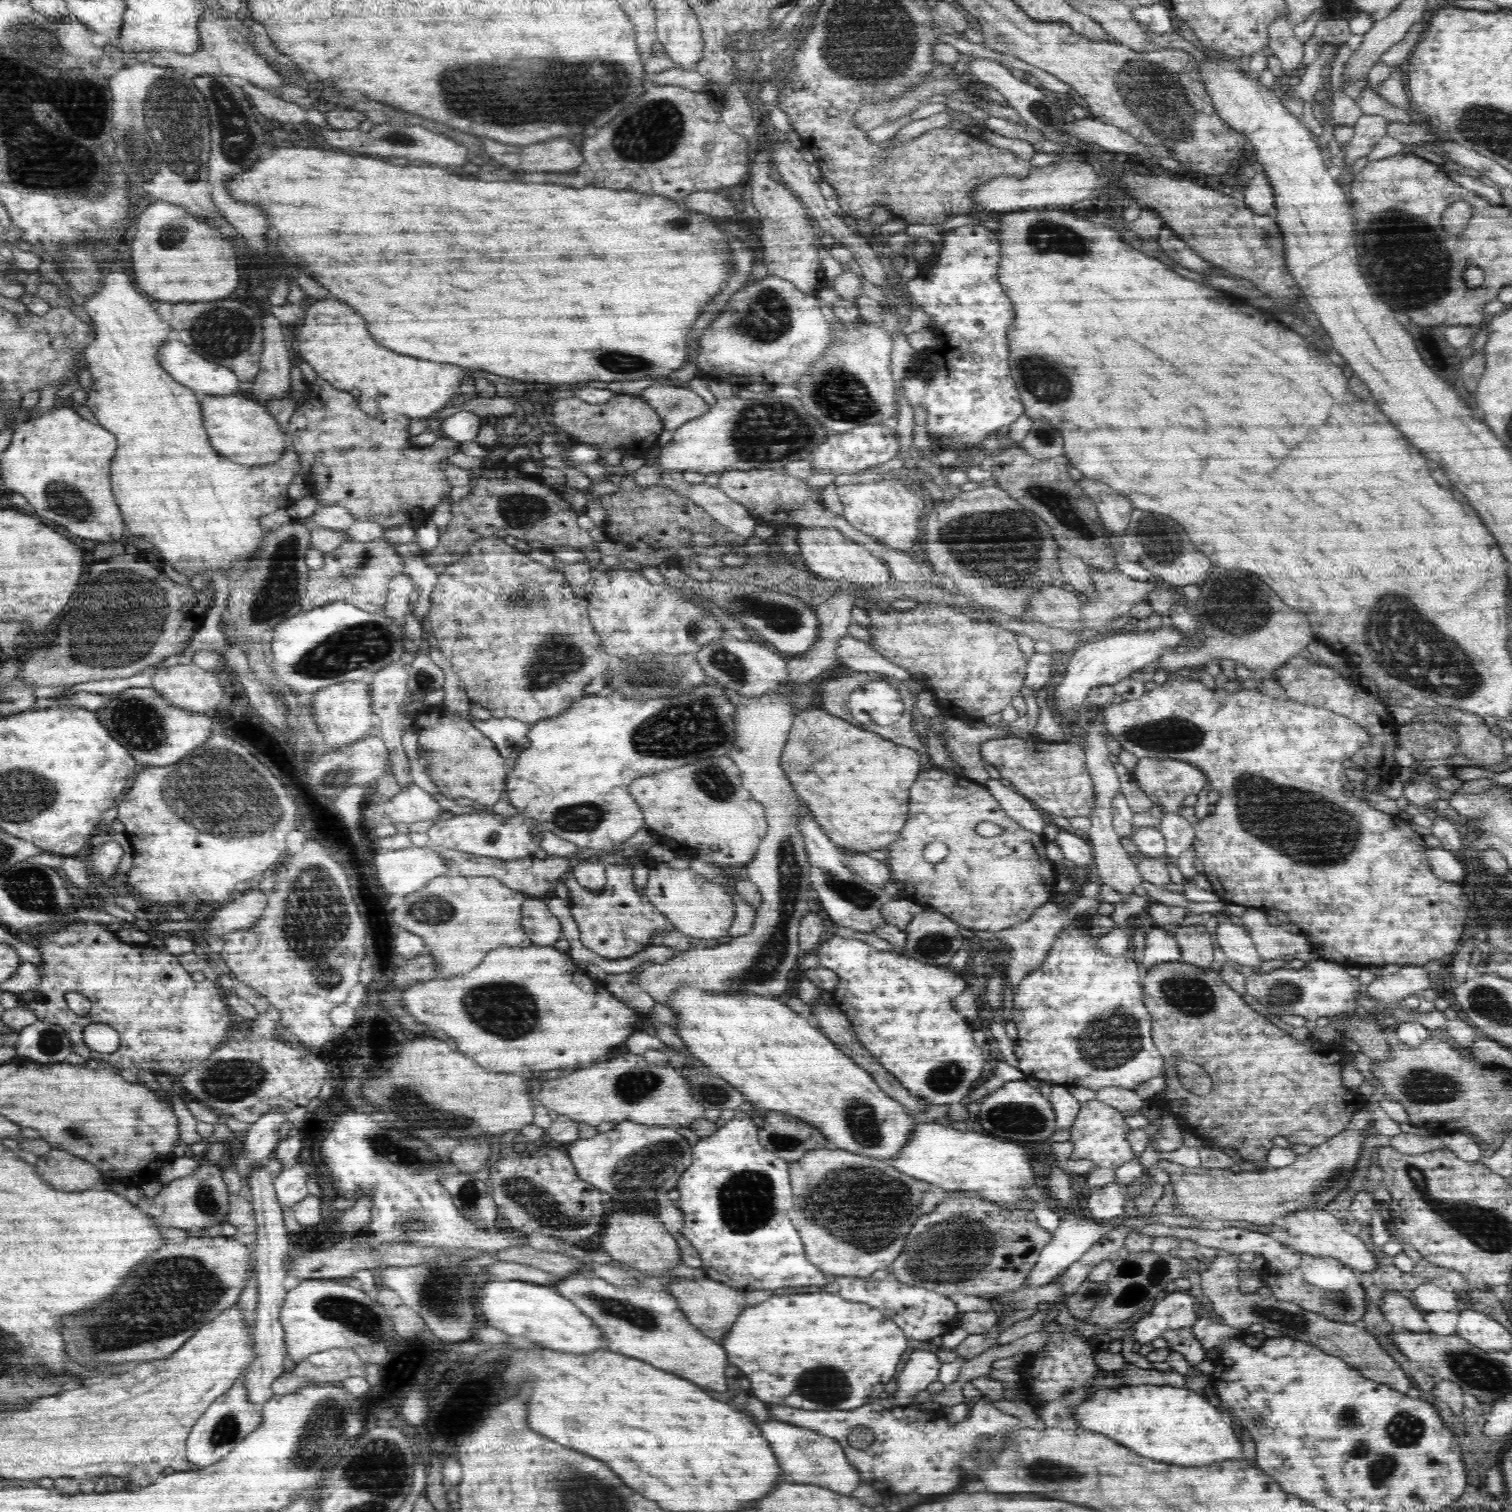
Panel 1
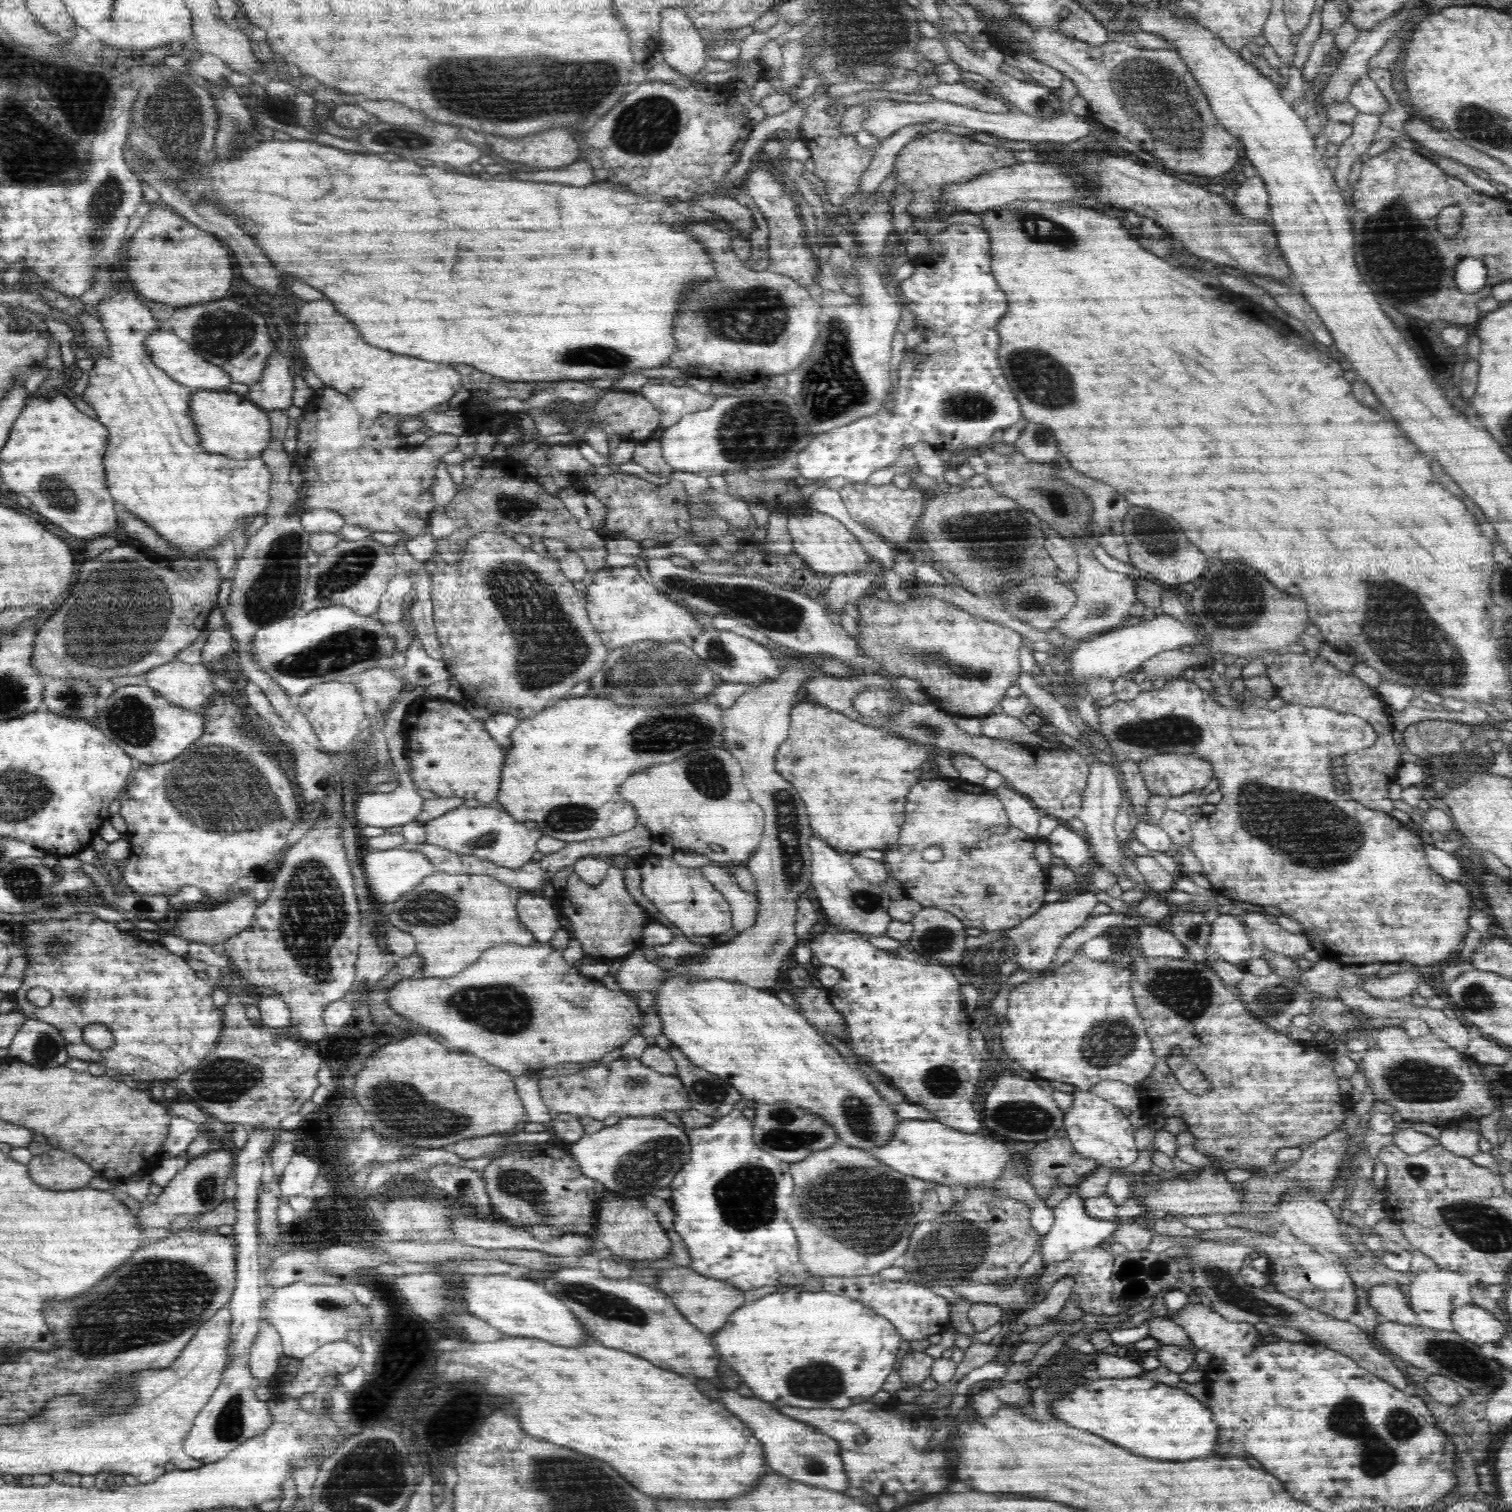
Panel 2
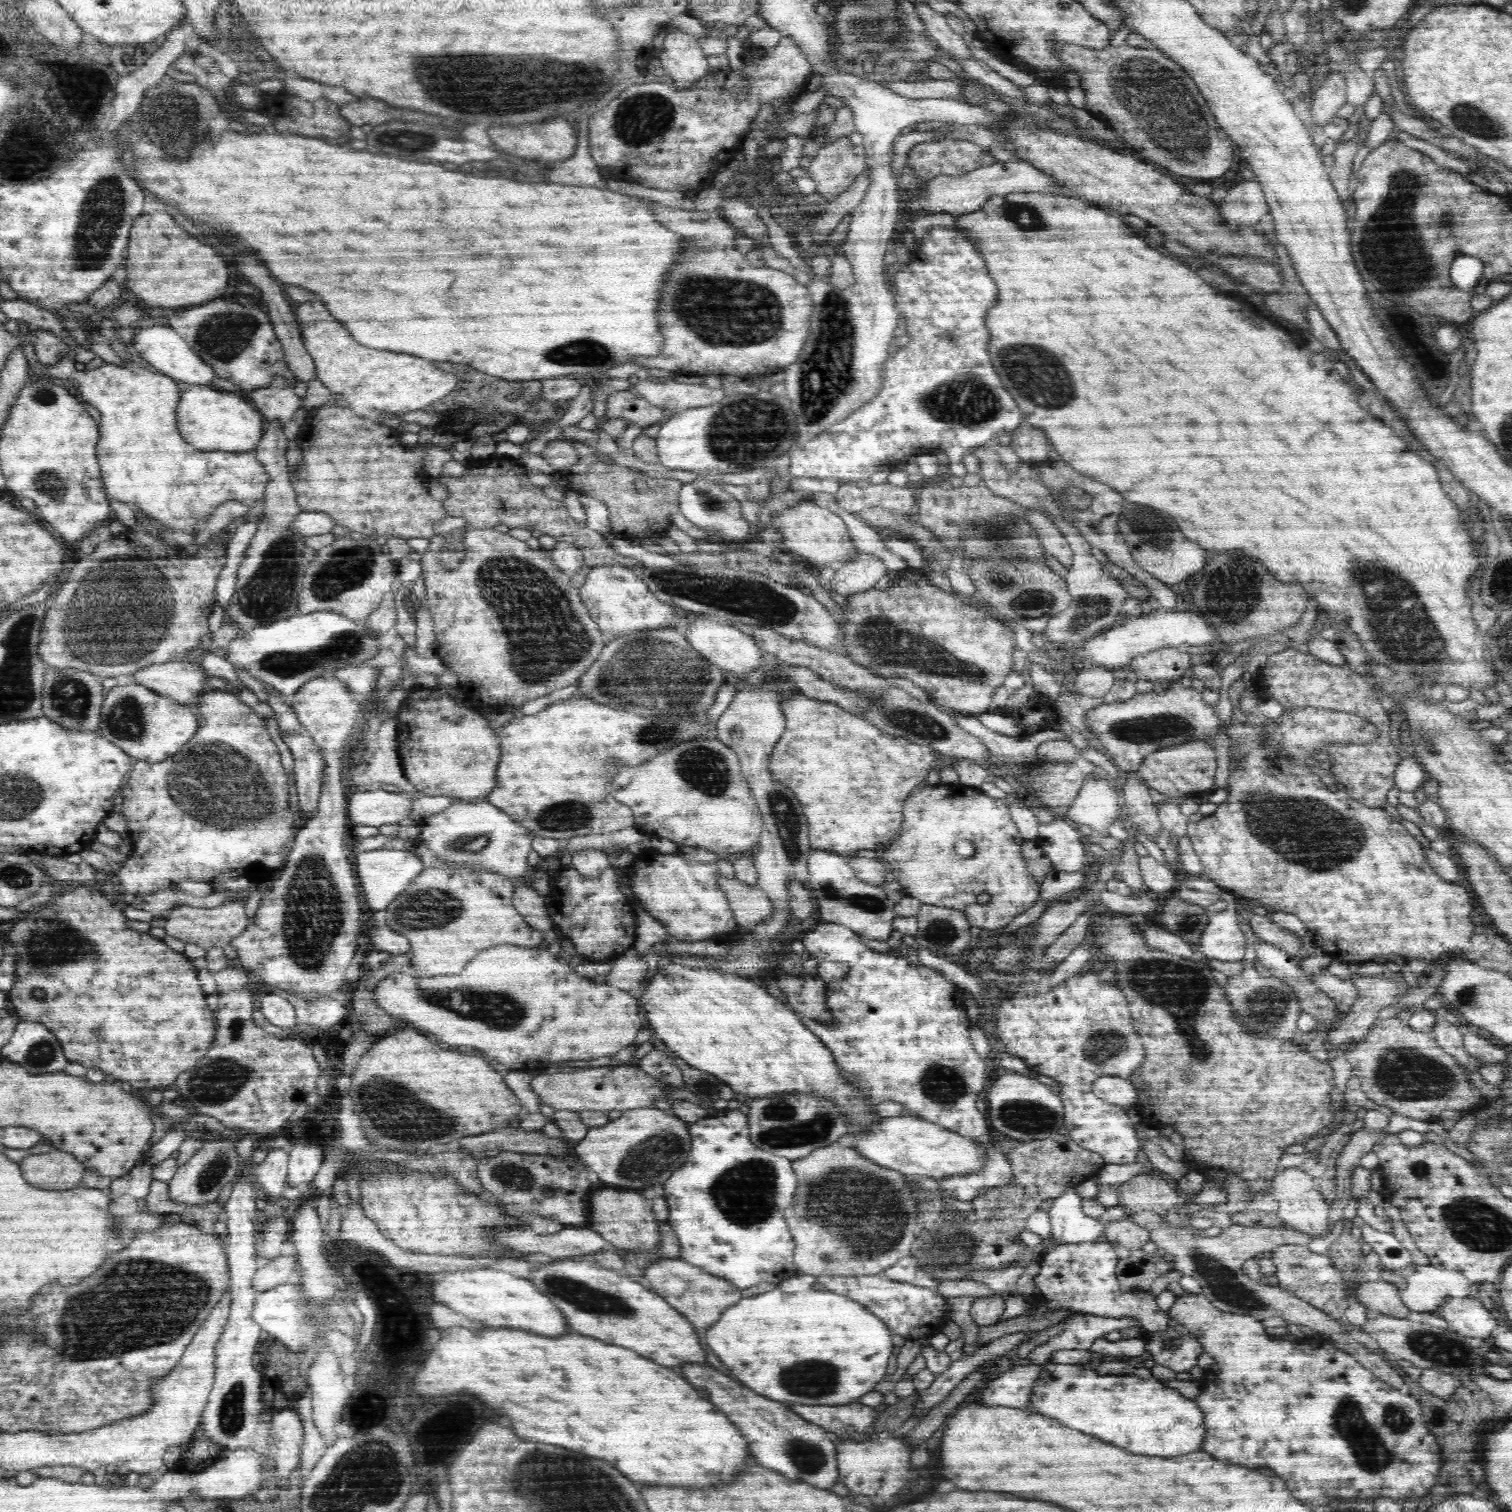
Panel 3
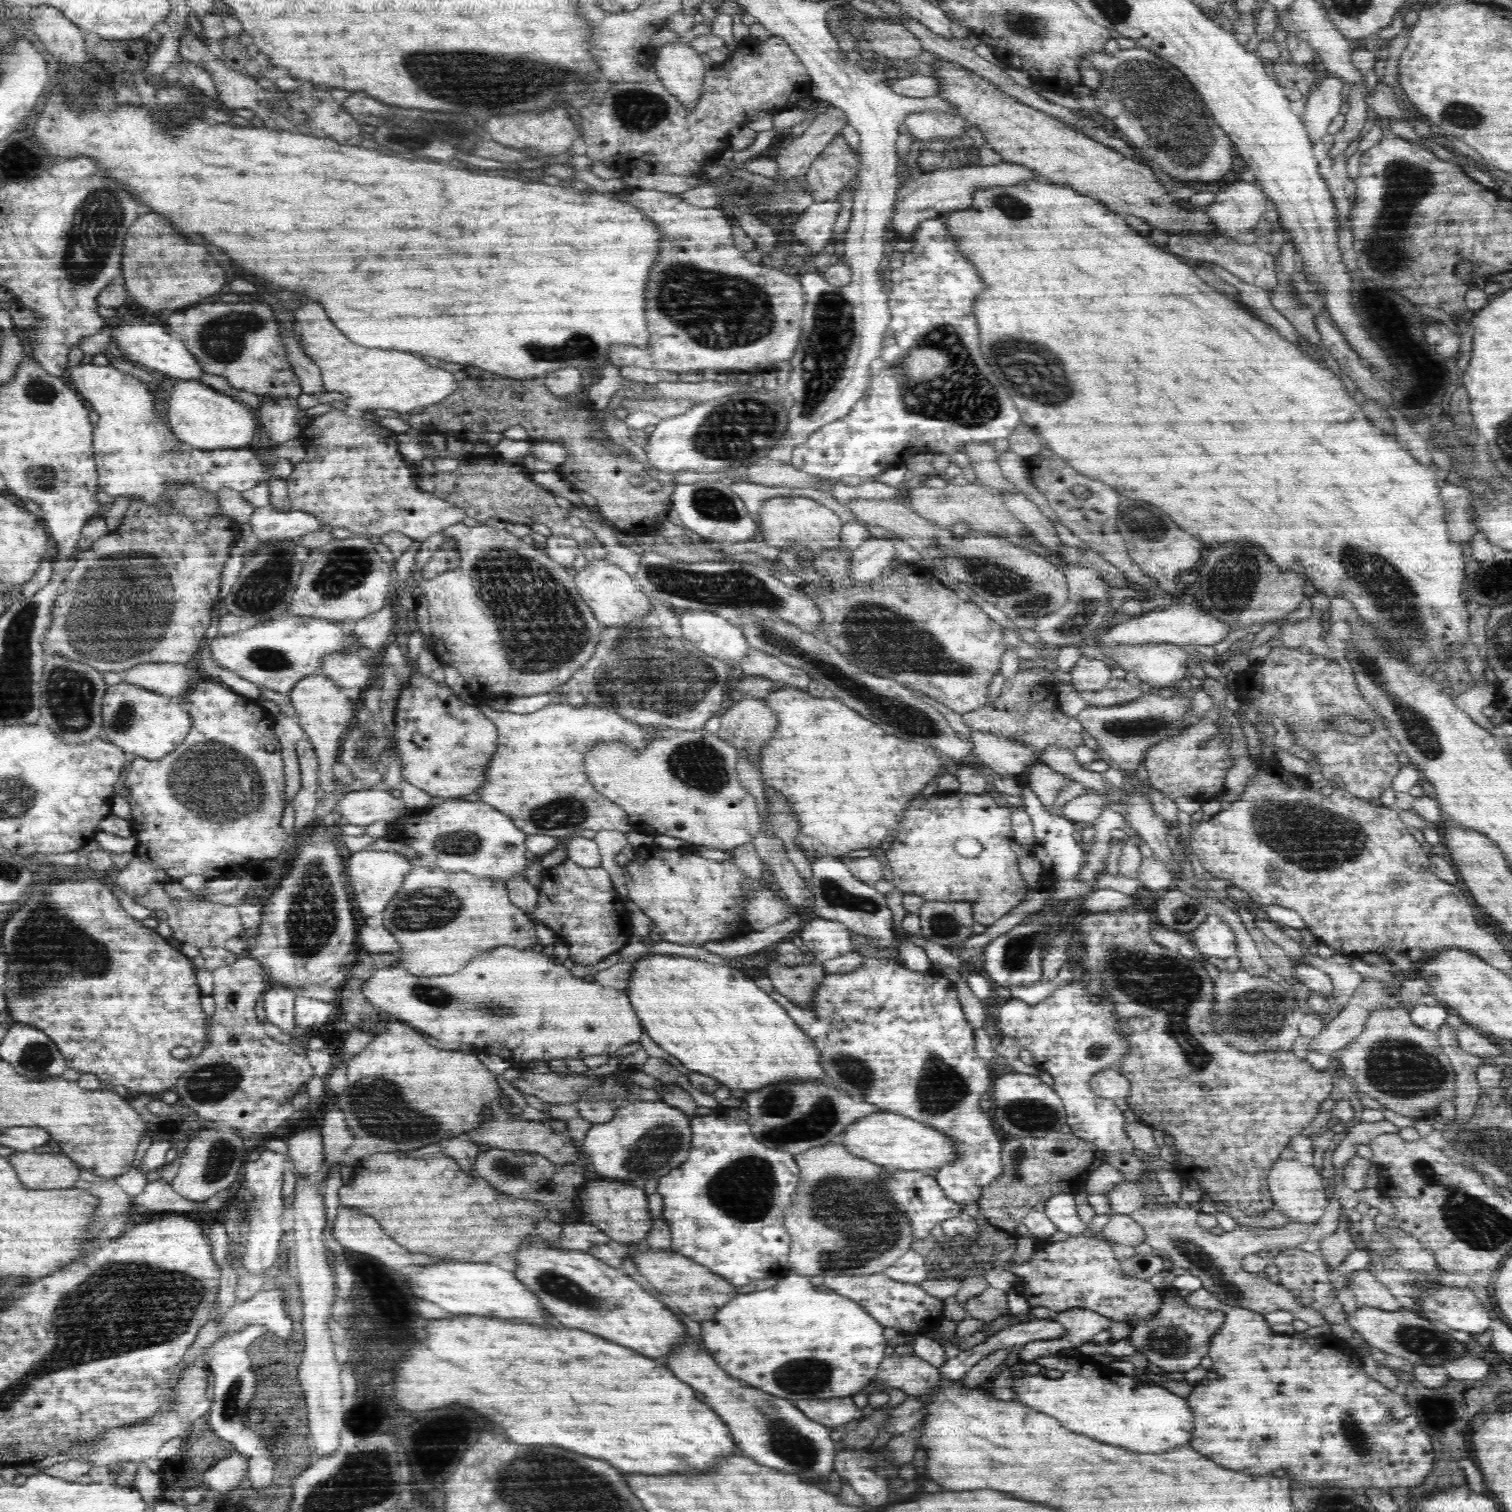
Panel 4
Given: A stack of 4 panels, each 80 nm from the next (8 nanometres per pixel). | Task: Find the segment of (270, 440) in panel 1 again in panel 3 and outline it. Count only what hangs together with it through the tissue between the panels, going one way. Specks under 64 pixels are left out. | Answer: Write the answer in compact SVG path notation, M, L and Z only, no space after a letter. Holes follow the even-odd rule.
M194 384L182 404L176 406L176 428L180 436L201 451L224 450L228 453L255 451L265 431L262 413L240 393L229 394L213 386Z

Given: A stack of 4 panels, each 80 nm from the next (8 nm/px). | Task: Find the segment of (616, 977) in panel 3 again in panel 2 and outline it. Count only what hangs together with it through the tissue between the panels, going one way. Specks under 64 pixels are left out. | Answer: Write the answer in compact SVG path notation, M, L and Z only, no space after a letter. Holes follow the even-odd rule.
M810 654L811 659L796 662L796 666L783 663L783 672L771 682L751 688L742 694L736 704L726 709L723 715L721 737L724 747L736 758L743 771L743 784L750 791L751 799L761 806L765 816L765 828L760 845L744 863L757 884L759 913L754 926L744 932L733 934L722 944L716 942L709 951L696 954L700 960L681 963L671 969L664 969L649 962L639 949L622 958L623 964L614 972L622 989L636 991L644 996L656 990L665 979L673 975L692 974L694 979L726 979L730 982L744 982L746 986L760 990L775 991L784 986L785 970L793 960L794 948L800 943L795 931L798 898L811 893L812 853L809 847L810 823L804 801L796 794L792 784L776 771L777 750L786 740L791 724L790 711L800 686L806 682L810 672L817 668L812 658L822 654Z

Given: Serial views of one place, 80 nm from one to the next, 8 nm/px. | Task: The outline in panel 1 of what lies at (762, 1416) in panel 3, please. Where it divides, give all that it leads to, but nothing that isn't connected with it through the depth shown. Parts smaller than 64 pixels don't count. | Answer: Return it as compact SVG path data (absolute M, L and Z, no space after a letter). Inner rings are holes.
M758 1422L762 1436L770 1442L786 1478L790 1478L792 1482L800 1482L800 1484L816 1484L822 1488L830 1488L838 1494L850 1496L860 1484L860 1471L856 1467L850 1465L848 1457L845 1455L843 1448L838 1446L839 1442L828 1436L816 1434L812 1430L800 1428L800 1426L792 1426L786 1422Z

